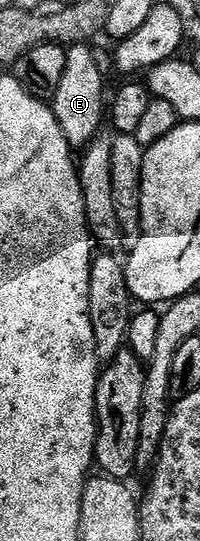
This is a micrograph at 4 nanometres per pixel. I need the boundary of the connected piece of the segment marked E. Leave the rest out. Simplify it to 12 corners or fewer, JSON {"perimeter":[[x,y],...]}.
{"perimeter":[[92,44],[67,48],[51,108],[69,148],[84,150],[107,121]]}

